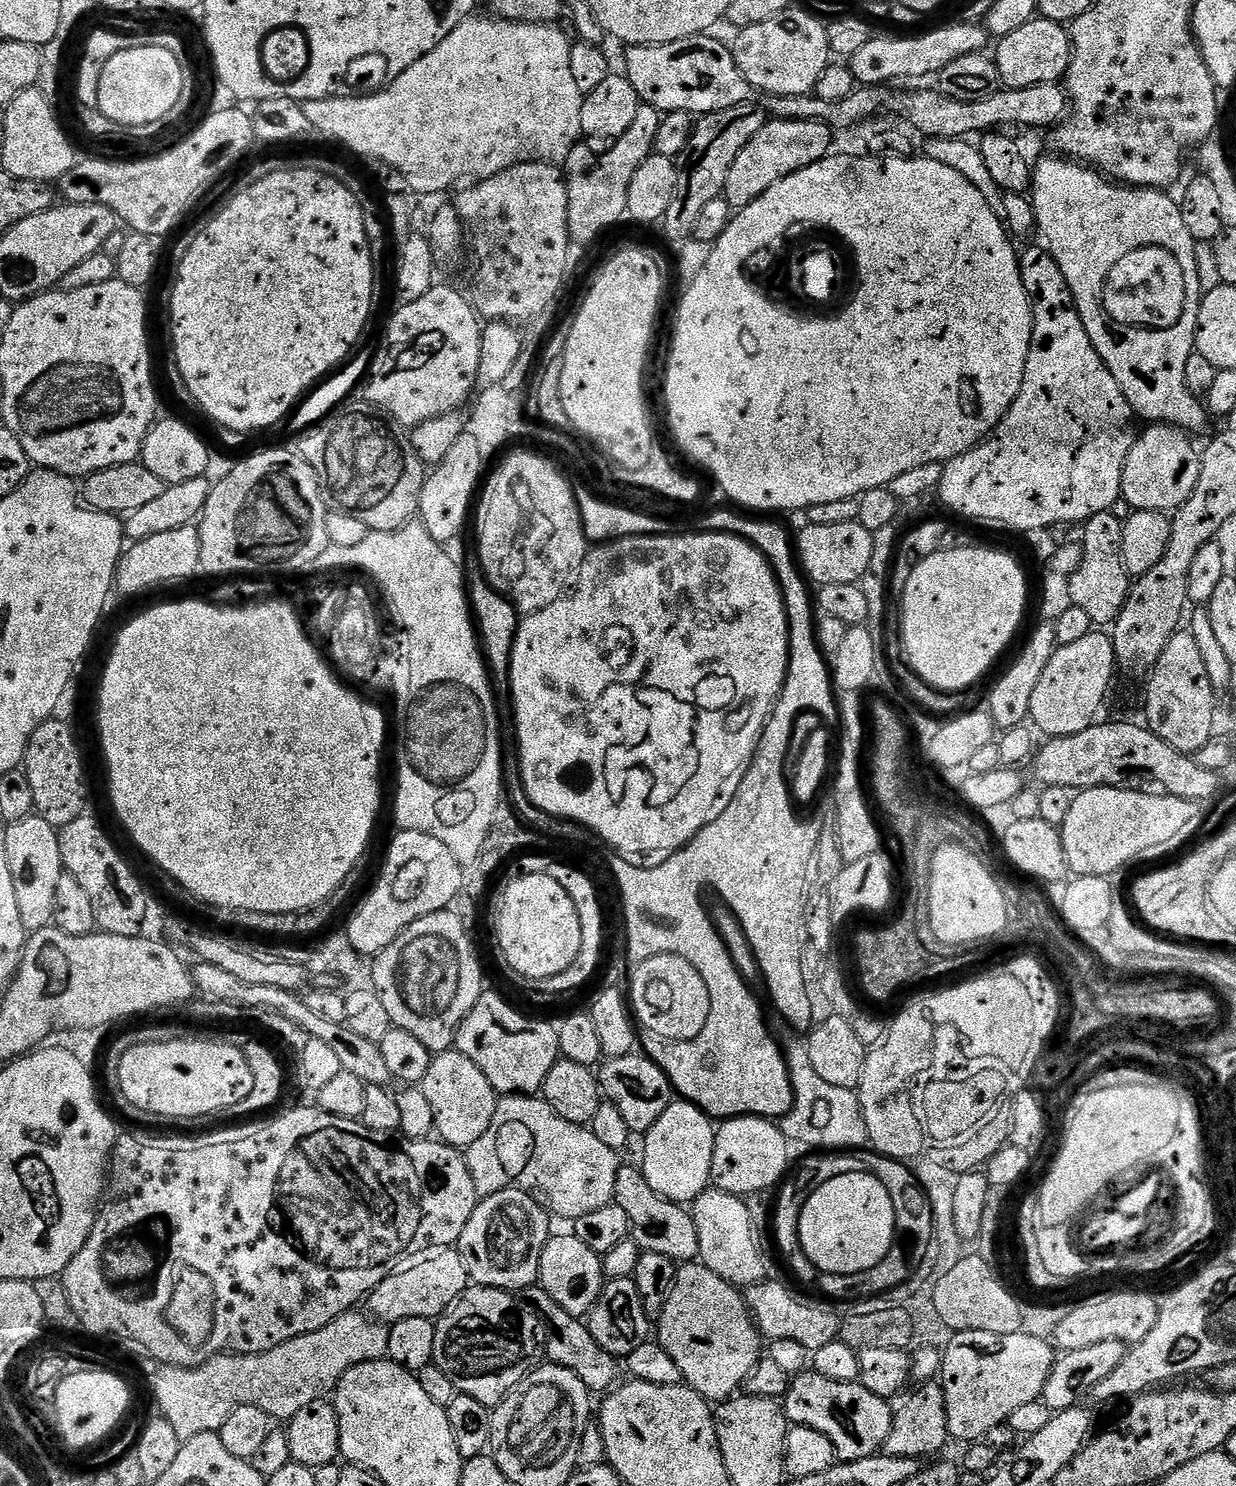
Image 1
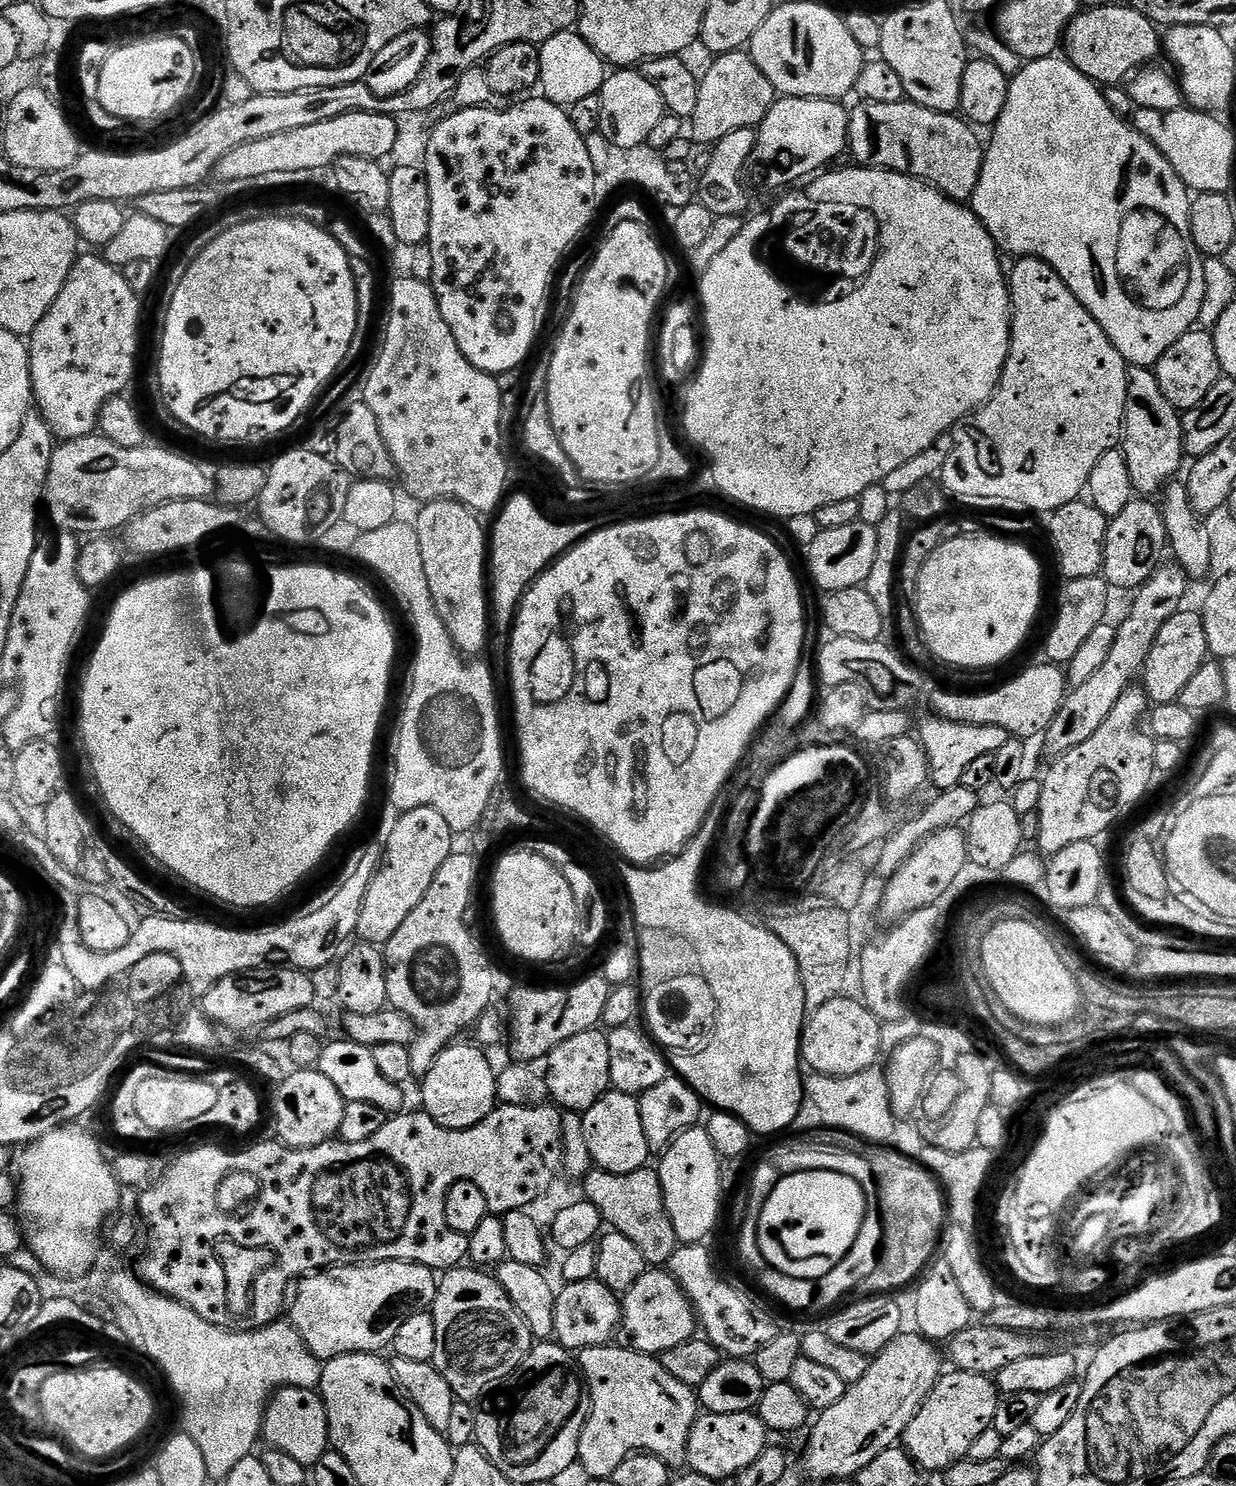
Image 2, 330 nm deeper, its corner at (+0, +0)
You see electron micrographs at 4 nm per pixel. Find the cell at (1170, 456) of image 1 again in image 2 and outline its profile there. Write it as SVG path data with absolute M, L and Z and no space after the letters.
M1129 367L1122 451L1129 467L1130 482L1141 497L1155 497L1155 492L1156 495L1163 493L1177 479L1176 471L1186 460L1181 417L1181 413L1166 402L1166 394L1162 394L1162 386L1158 386L1152 368Z

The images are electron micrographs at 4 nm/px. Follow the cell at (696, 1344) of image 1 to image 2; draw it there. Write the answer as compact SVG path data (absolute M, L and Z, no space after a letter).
M646 1270L630 1290L622 1296L622 1332L628 1335L627 1343L634 1352L659 1354L674 1346L682 1346L682 1342L693 1339L698 1332L696 1311L686 1294L678 1286L678 1282L667 1270Z

